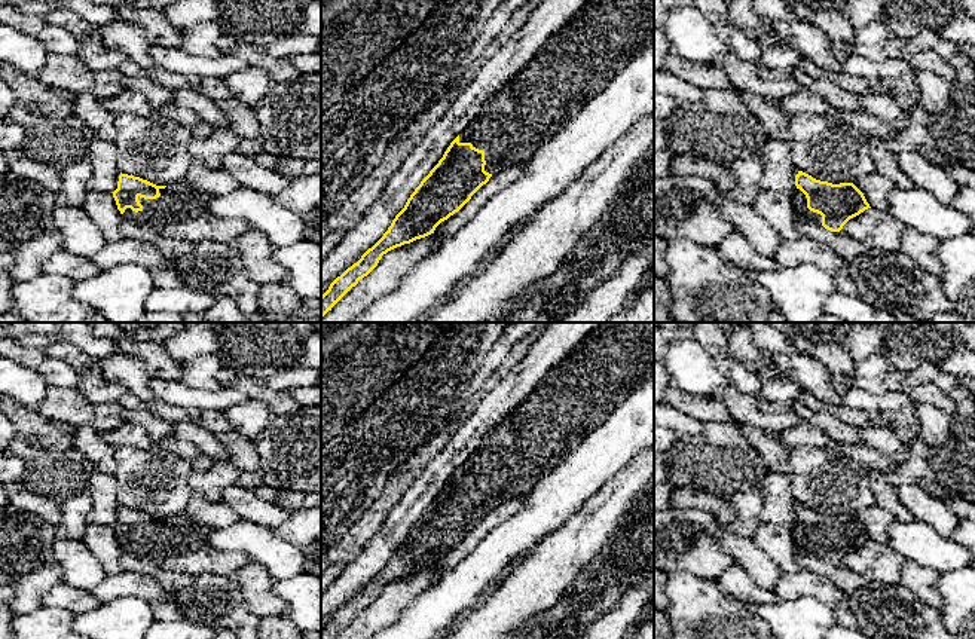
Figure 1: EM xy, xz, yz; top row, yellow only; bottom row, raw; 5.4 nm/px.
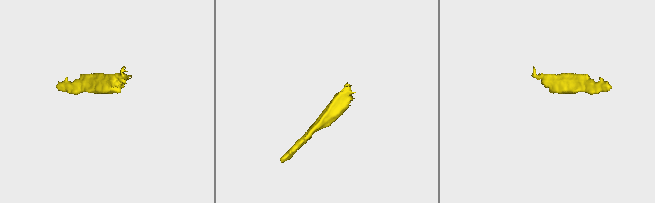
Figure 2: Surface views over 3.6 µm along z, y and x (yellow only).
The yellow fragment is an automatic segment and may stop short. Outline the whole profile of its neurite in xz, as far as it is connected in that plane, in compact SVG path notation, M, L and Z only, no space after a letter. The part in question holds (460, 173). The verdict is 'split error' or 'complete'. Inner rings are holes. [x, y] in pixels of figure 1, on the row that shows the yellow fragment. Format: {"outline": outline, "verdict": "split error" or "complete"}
{"outline": "M590 0L519 74L485 101L476 119L450 143L383 236L330 284L321 296L321 318L378 266L383 254L434 233L492 175L529 162L652 36L654 0Z", "verdict": "split error"}

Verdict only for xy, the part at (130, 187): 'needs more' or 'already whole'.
needs more

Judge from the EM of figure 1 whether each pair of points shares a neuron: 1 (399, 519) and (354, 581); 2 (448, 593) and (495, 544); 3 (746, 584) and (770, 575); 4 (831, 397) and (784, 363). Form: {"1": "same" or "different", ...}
{"1": "same", "2": "same", "3": "different", "4": "same"}

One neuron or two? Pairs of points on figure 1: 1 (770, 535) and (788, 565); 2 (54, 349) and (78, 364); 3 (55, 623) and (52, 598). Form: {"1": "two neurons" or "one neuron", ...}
{"1": "one neuron", "2": "one neuron", "3": "two neurons"}

